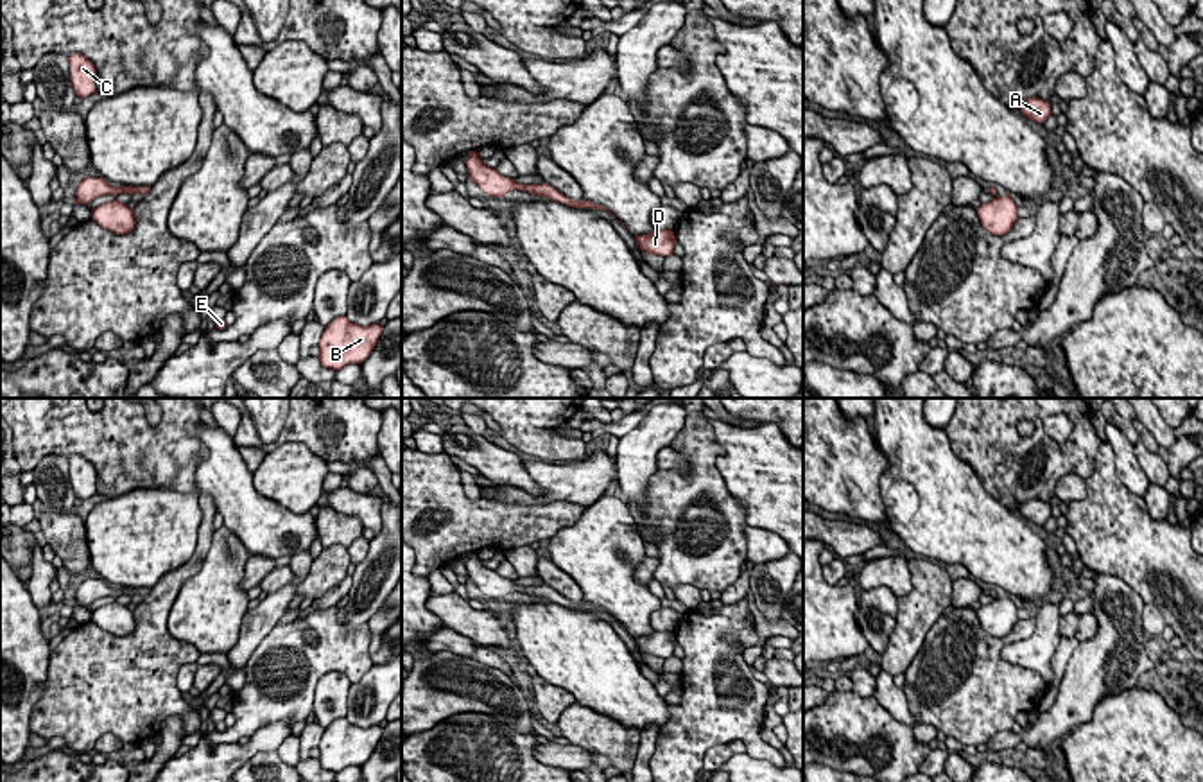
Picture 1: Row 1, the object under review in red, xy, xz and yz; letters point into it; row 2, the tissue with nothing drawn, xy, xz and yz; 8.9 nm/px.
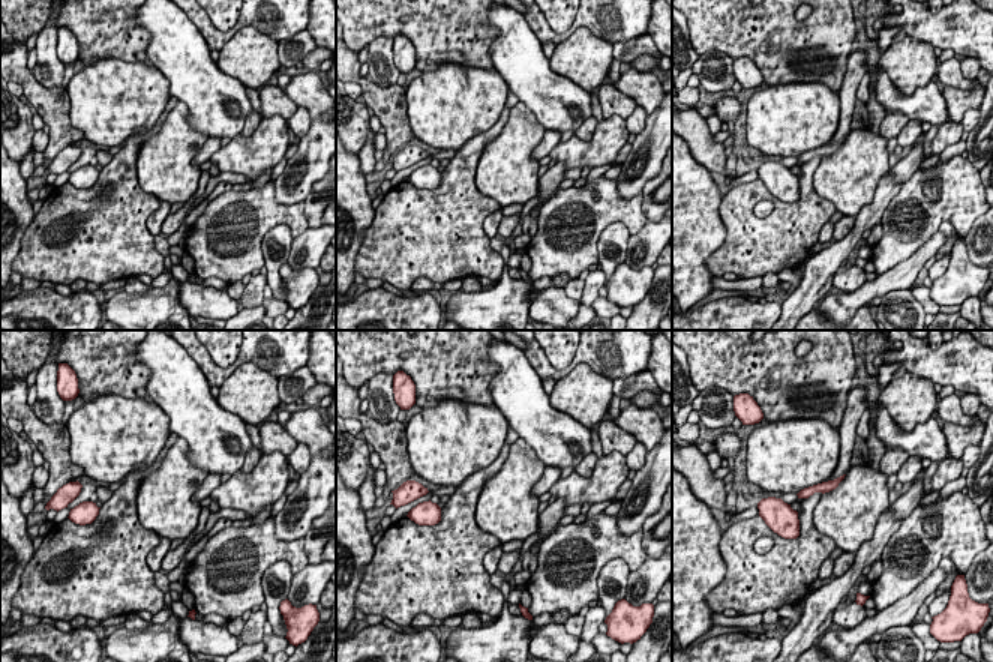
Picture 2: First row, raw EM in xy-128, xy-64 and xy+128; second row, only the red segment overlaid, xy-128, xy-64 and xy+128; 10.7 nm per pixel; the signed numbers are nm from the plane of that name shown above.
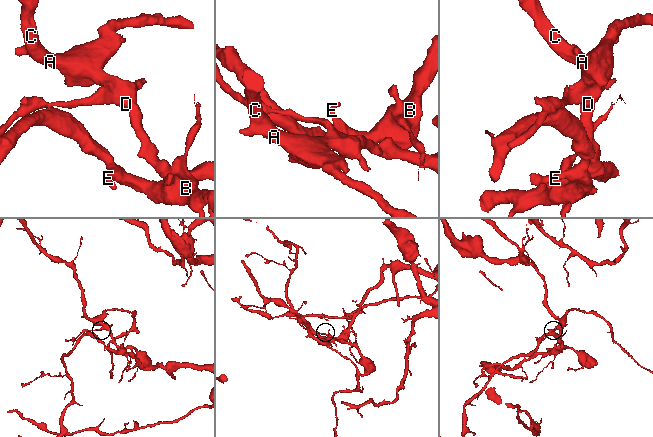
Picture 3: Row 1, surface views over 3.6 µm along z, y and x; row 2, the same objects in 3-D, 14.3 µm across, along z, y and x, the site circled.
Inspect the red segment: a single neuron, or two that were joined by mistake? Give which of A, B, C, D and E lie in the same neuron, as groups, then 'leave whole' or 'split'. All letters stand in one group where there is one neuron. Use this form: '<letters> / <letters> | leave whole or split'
A C D / B E | split

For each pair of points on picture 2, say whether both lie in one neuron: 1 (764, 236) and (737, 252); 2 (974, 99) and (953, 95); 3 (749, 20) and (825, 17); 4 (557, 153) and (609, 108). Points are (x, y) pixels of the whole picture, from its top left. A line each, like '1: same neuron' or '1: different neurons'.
1: same neuron
2: same neuron
3: same neuron
4: different neurons

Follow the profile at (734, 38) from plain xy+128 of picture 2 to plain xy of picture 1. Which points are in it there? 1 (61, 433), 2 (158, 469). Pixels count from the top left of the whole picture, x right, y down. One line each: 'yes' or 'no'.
1: yes
2: yes

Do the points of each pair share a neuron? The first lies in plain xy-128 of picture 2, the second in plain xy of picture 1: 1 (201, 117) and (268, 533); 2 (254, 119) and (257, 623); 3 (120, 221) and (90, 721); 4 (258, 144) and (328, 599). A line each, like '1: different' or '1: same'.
1: same
2: same
3: same
4: different

